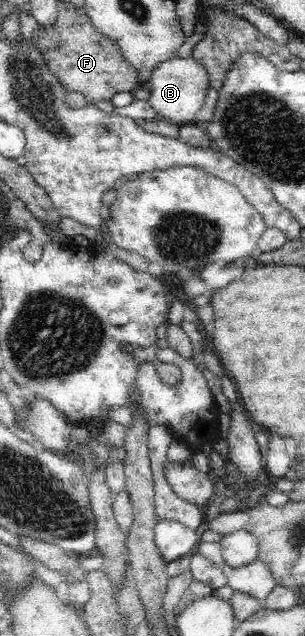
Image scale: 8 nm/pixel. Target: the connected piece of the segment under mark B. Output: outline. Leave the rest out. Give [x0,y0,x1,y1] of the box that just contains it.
[146,55,210,125]

